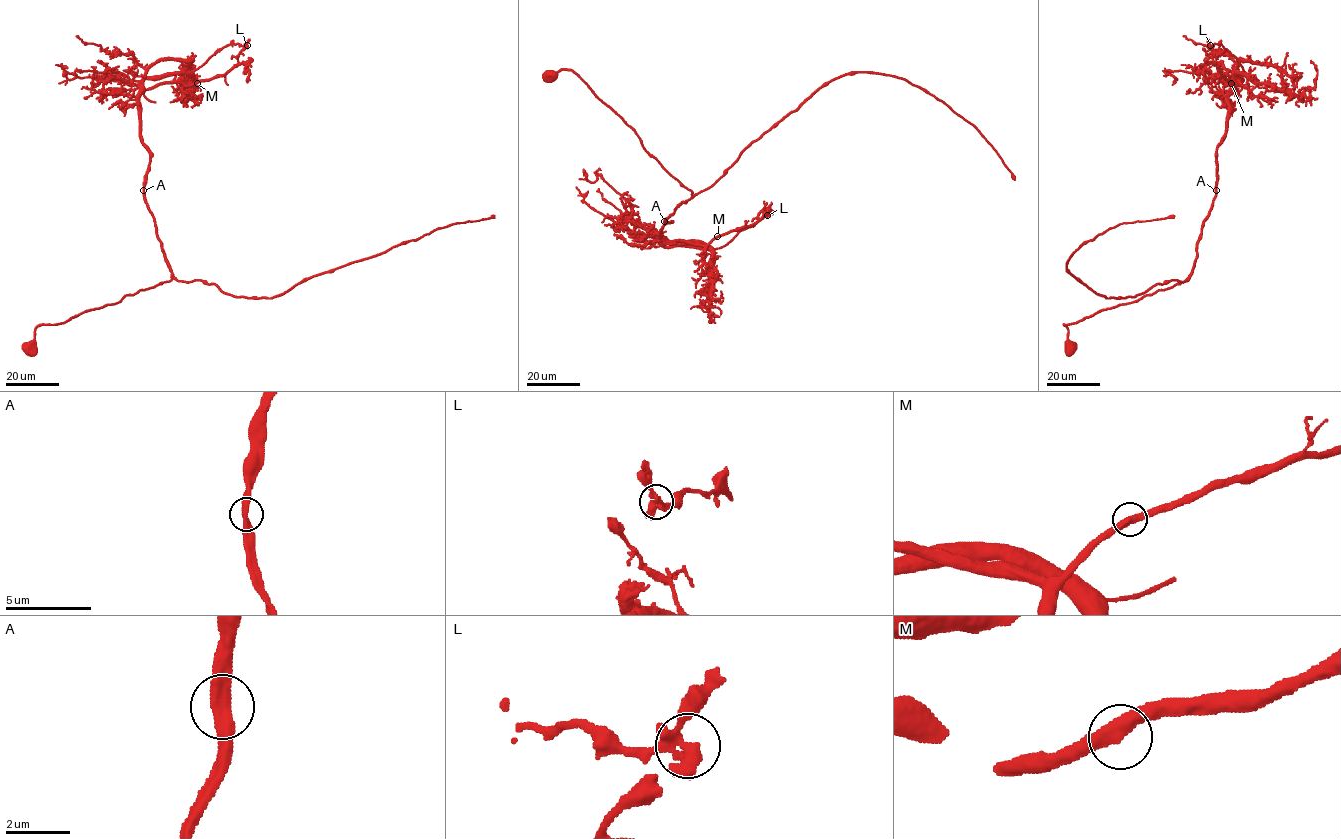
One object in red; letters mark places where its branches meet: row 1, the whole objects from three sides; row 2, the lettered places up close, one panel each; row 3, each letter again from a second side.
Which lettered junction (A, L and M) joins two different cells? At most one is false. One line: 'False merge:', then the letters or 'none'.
False merge: none

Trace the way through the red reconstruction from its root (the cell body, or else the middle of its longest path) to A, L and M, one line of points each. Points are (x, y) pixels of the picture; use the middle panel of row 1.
A: (548, 74), (571, 69), (634, 131), (643, 148), (692, 192), (692, 196), (664, 221)
L: (548, 74), (571, 69), (692, 192), (664, 221), (670, 221), (659, 233), (664, 245), (721, 247), (767, 215)
M: (548, 74), (571, 69), (692, 192), (664, 221), (670, 221), (659, 233), (665, 239), (708, 245), (717, 236)

